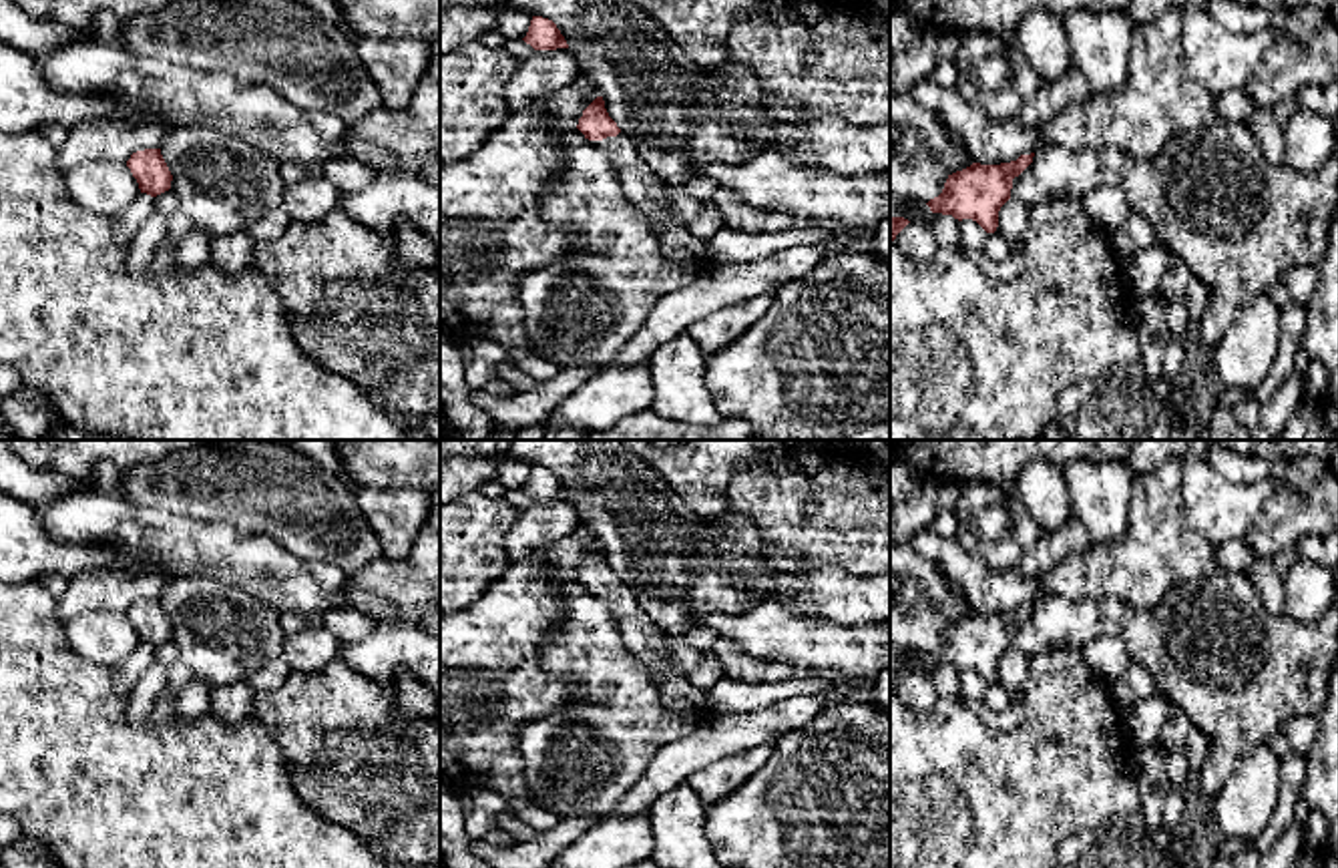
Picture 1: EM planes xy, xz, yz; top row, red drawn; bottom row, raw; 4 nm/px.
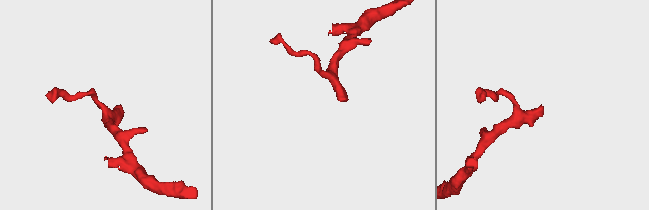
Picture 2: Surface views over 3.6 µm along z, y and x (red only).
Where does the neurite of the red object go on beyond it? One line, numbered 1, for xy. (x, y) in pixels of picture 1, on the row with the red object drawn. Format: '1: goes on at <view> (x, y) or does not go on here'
1: does not go on here

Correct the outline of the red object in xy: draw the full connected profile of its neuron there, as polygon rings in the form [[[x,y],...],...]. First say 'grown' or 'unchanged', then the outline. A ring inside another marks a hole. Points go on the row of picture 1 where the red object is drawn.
unchanged; [[[145,149],[131,155],[127,161],[141,193],[157,197],[171,189],[173,175],[161,155],[161,149]]]

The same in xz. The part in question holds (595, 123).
grown; [[[603,96],[583,111],[577,129],[607,155],[623,195],[647,219],[663,257],[681,267],[705,267],[705,243],[673,219],[665,183],[643,161],[631,137],[609,117]]]

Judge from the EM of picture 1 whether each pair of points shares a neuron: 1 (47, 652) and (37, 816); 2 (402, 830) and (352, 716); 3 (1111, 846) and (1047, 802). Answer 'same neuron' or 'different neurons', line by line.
1: same neuron
2: same neuron
3: different neurons

